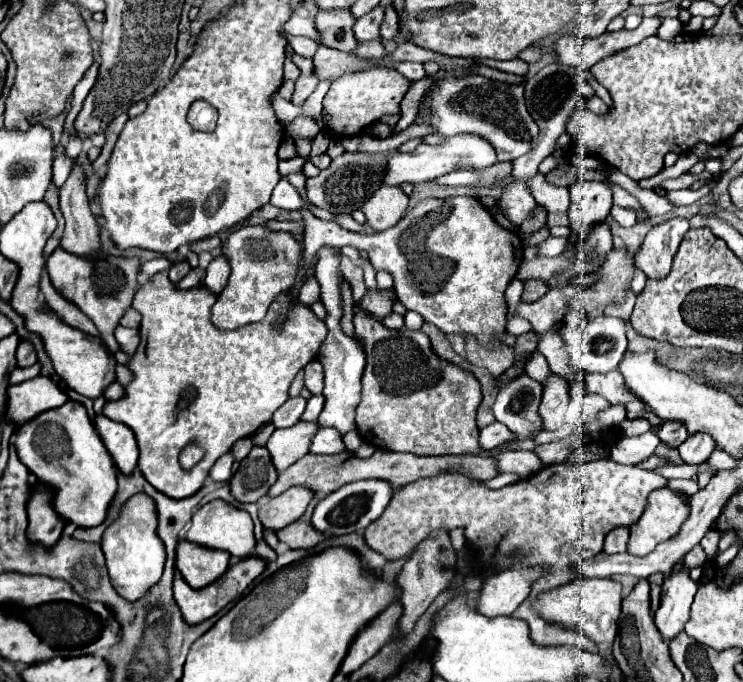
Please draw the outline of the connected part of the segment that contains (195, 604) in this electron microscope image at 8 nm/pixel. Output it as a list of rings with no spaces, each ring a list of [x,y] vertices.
[[[260,556],[244,558],[244,560],[236,562],[236,564],[232,564],[232,566],[228,568],[228,572],[224,572],[224,576],[220,576],[220,580],[212,582],[208,588],[188,588],[186,580],[184,580],[182,576],[176,576],[176,578],[174,578],[174,598],[176,598],[176,602],[178,602],[180,610],[182,610],[184,620],[186,620],[188,624],[198,624],[198,622],[202,622],[202,620],[214,616],[214,614],[220,612],[226,604],[230,604],[232,600],[240,598],[242,592],[250,586],[250,582],[266,570],[266,566],[268,566],[268,562],[266,562],[264,558],[260,558]]]

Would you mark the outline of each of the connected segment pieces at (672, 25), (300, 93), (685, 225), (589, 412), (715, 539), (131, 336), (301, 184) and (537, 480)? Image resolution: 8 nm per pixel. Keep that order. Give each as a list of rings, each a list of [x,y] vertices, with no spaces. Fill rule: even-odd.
[[[664,18],[656,36],[664,38],[664,40],[674,40],[678,34],[682,34],[682,28],[684,28],[684,24],[678,18]]]
[[[294,54],[294,64],[300,68],[300,76],[296,80],[296,90],[294,90],[292,102],[302,104],[314,92],[314,88],[318,84],[318,76],[314,72],[314,64],[310,58],[300,58]]]
[[[670,218],[662,224],[656,224],[648,234],[646,240],[636,254],[636,266],[644,270],[648,278],[660,280],[668,274],[672,266],[672,258],[690,228],[688,218]]]
[[[592,394],[592,398],[586,396],[584,406],[582,406],[582,418],[584,418],[584,422],[586,422],[586,424],[594,424],[598,412],[606,410],[608,406],[610,406],[610,404],[608,404],[602,396],[596,396],[596,394]]]
[[[713,526],[707,531],[701,540],[701,545],[704,548],[707,561],[712,561],[718,552],[718,543],[721,538],[721,533]]]
[[[118,326],[116,328],[116,332],[114,332],[114,336],[116,336],[116,340],[120,342],[120,346],[122,346],[122,350],[124,352],[128,352],[128,354],[132,354],[134,350],[136,350],[136,346],[138,346],[138,330],[132,330],[132,328],[124,328],[124,326]]]
[[[291,173],[287,176],[287,179],[297,190],[298,194],[302,199],[302,202],[304,202],[306,206],[312,206],[312,204],[310,204],[310,202],[308,202],[308,199],[306,198],[306,193],[305,193],[306,176],[303,174]]]
[[[594,460],[584,464],[552,464],[544,466],[530,478],[522,478],[500,490],[490,490],[484,484],[470,482],[462,474],[440,474],[434,478],[416,480],[396,490],[390,506],[380,520],[372,522],[364,538],[388,560],[412,554],[416,544],[424,540],[430,530],[462,526],[466,542],[472,554],[480,556],[486,564],[498,564],[506,554],[524,552],[524,560],[518,566],[548,564],[550,576],[544,576],[532,584],[532,594],[514,612],[516,618],[528,622],[532,640],[536,644],[572,644],[580,650],[596,652],[596,644],[580,630],[564,630],[556,624],[548,624],[532,610],[532,600],[538,592],[568,584],[576,578],[572,566],[602,552],[604,536],[616,526],[632,526],[646,510],[652,490],[666,486],[666,478],[636,466],[616,464],[612,460]]]

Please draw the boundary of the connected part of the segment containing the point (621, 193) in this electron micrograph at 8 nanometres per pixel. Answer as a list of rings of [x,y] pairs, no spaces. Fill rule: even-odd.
[[[610,184],[610,190],[612,190],[612,198],[614,198],[614,204],[616,204],[616,206],[638,210],[638,220],[644,220],[644,218],[646,218],[646,214],[642,214],[642,210],[640,210],[636,198],[632,198],[622,186],[618,186],[618,184]]]

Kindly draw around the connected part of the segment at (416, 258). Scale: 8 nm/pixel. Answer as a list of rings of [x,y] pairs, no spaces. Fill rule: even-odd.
[[[456,196],[456,198],[424,198],[420,200],[394,228],[382,232],[348,232],[336,222],[326,222],[312,216],[310,210],[298,210],[304,220],[304,258],[312,262],[316,250],[324,244],[332,248],[354,246],[366,250],[374,270],[386,270],[396,276],[396,296],[404,306],[414,306],[410,310],[418,312],[426,322],[438,326],[444,334],[468,334],[474,336],[486,350],[496,350],[506,346],[502,336],[506,332],[506,314],[508,304],[504,300],[506,286],[516,278],[516,272],[522,264],[522,240],[516,232],[502,228],[494,222],[490,212],[480,204],[478,198]]]

